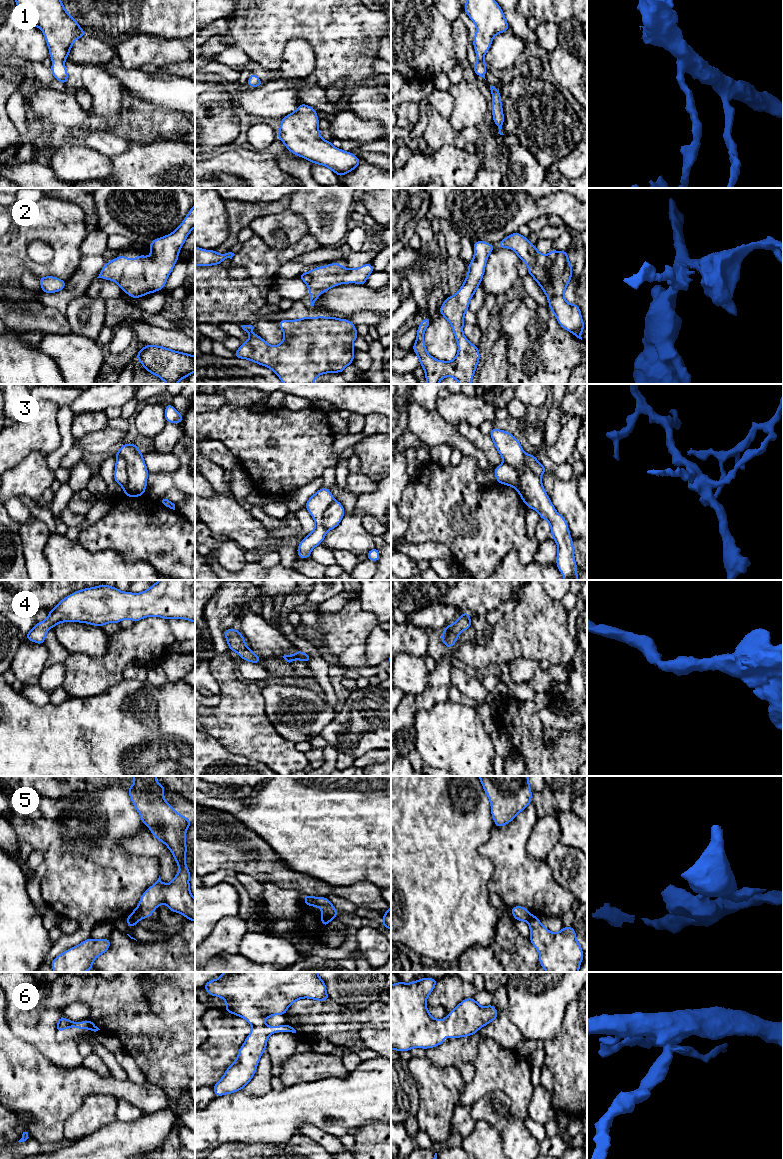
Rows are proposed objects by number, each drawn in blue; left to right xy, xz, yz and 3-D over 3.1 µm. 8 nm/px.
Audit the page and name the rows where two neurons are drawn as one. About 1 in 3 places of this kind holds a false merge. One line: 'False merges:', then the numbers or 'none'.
False merges: 3, 5

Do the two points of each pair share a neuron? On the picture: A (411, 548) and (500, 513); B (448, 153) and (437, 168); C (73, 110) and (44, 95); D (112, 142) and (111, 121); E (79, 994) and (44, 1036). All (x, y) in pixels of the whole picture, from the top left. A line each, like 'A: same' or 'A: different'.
A: different
B: same
C: same
D: different
E: same

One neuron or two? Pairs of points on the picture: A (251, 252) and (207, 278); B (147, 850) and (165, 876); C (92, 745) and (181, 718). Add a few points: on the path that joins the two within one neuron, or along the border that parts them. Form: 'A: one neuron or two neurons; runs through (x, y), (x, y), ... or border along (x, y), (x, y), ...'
A: one neuron; runs through (252, 270), (252, 278), (245, 285), (225, 285)
B: one neuron; runs through (155, 852), (165, 862), (165, 868)
C: one neuron; runs through (114, 726), (127, 718), (159, 718)

